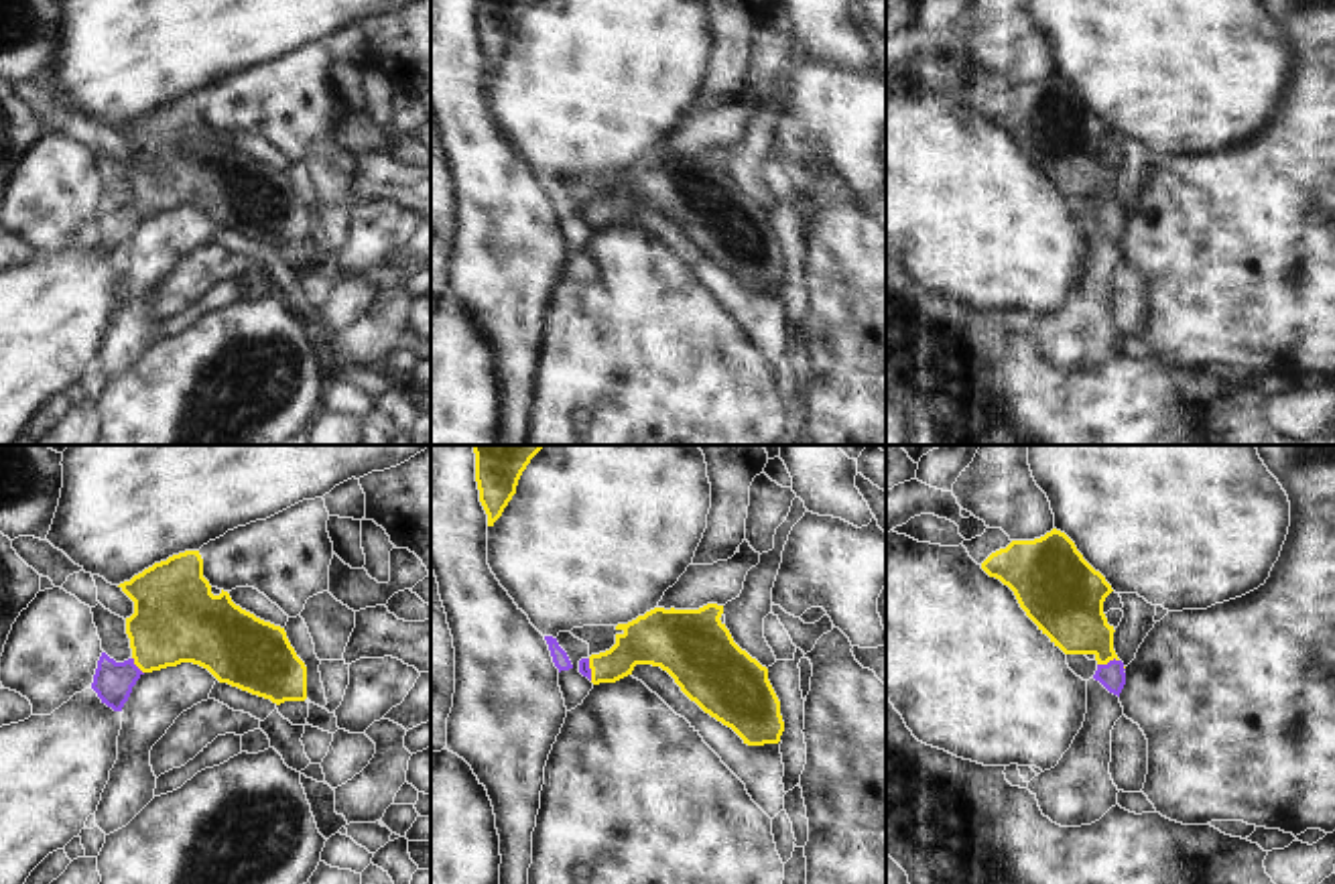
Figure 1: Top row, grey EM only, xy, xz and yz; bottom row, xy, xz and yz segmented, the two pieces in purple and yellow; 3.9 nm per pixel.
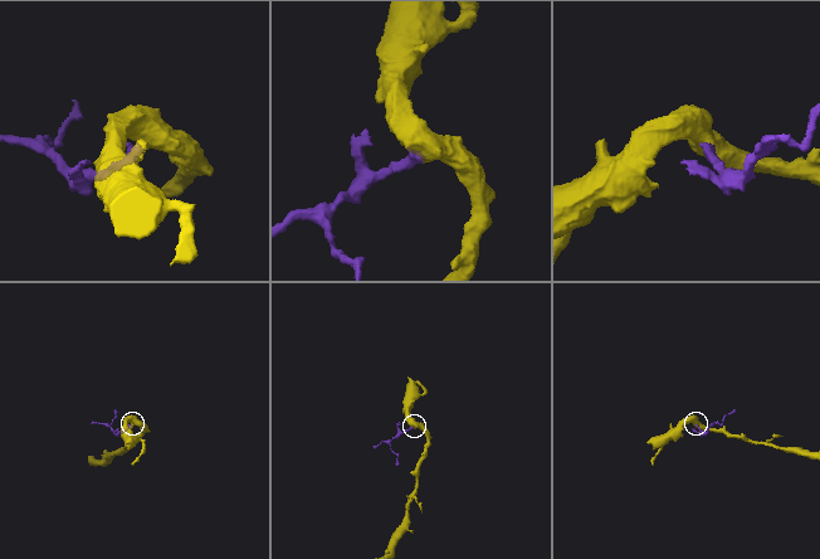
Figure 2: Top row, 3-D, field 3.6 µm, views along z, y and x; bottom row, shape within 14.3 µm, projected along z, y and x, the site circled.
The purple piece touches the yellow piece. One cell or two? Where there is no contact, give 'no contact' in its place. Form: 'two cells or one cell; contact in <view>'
one cell; contact in yz

